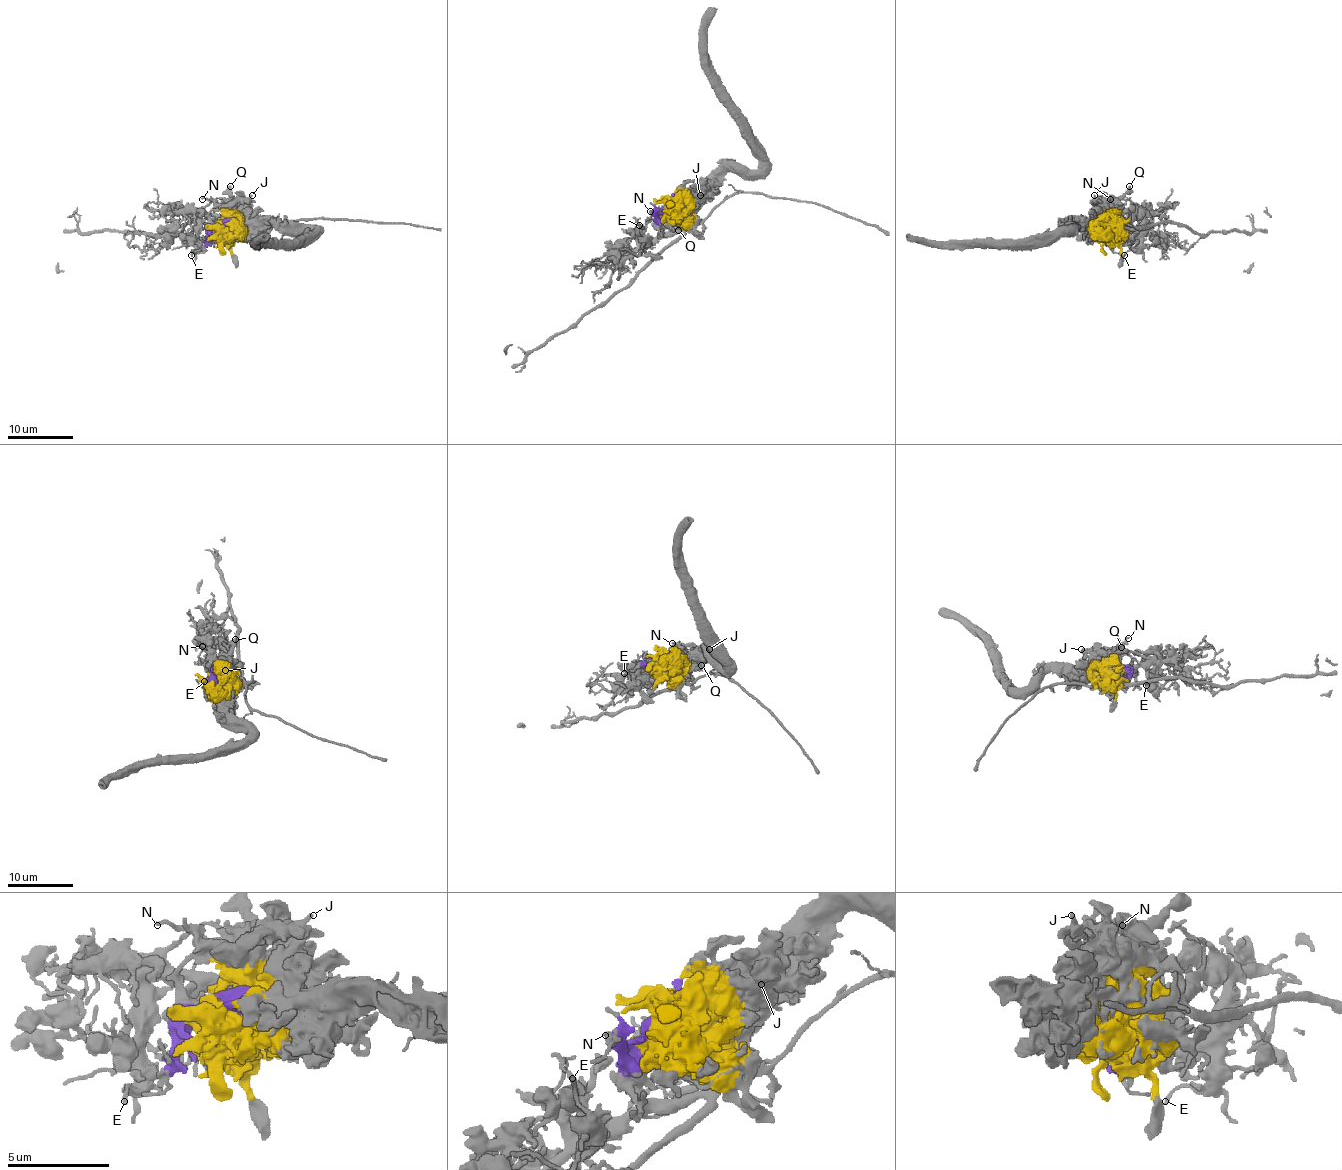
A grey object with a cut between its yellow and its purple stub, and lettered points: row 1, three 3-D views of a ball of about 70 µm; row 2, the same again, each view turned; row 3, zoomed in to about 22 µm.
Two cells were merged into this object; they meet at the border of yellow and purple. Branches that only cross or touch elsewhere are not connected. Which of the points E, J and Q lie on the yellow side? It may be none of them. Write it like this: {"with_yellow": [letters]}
{"with_yellow": ["J", "Q"]}

